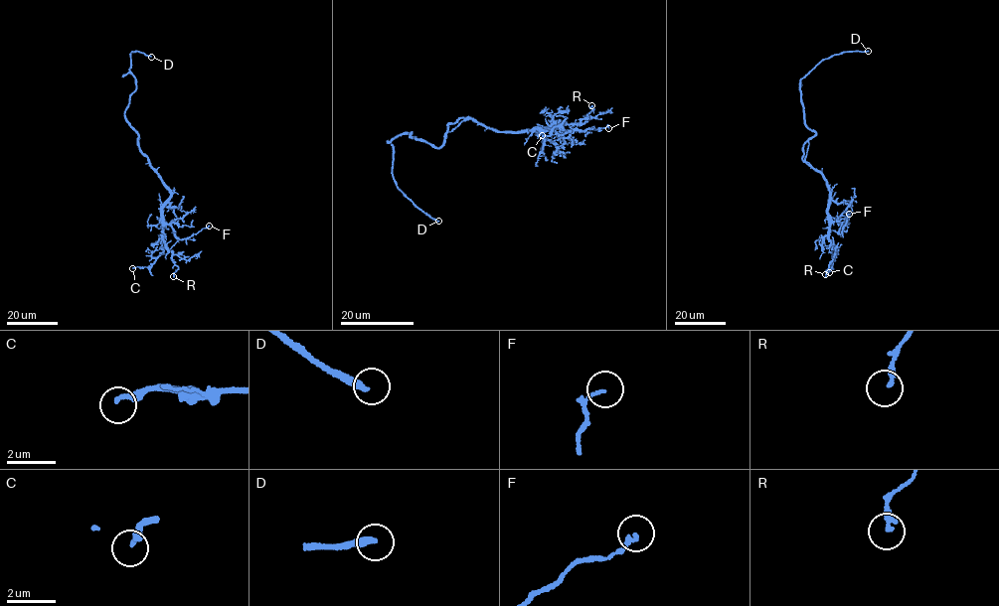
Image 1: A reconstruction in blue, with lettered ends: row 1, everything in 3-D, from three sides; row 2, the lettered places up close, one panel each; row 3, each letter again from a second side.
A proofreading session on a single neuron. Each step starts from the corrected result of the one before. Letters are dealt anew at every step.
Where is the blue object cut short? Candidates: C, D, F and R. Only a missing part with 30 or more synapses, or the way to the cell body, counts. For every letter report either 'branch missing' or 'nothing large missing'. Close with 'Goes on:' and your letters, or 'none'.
C: nothing large missing
D: branch missing
F: nothing large missing
R: nothing large missing
Goes on: D

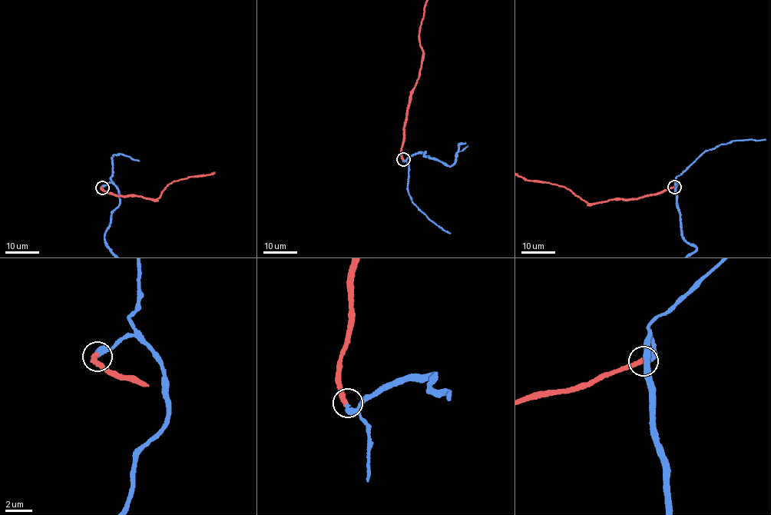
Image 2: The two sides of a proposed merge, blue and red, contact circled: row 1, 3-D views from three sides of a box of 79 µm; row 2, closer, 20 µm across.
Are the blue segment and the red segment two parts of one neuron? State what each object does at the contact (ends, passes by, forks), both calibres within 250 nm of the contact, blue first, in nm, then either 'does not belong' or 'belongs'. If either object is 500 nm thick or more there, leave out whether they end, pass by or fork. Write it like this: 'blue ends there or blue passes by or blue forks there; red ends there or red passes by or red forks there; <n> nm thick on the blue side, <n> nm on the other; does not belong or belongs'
blue ends there; red ends there; 440 nm thick on the blue side, 360 nm on the other; belongs

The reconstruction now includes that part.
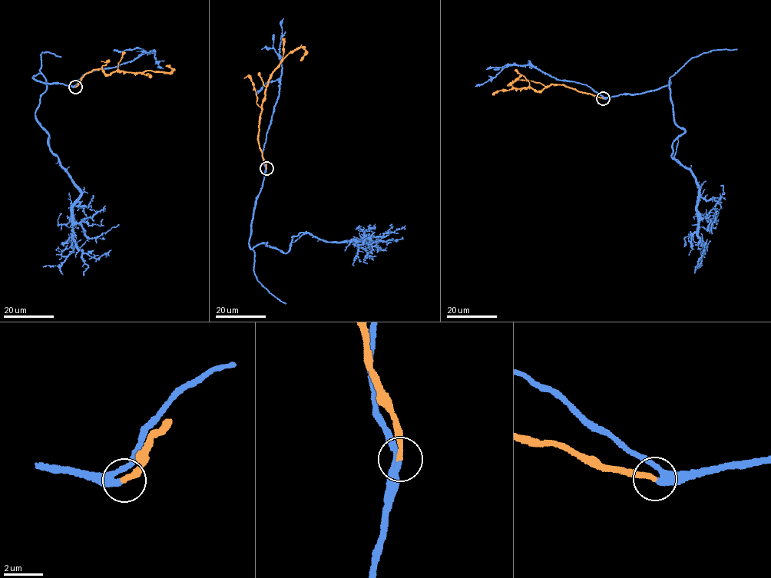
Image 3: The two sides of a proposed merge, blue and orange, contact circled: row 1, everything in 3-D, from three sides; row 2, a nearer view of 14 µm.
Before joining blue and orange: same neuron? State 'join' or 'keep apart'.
join

